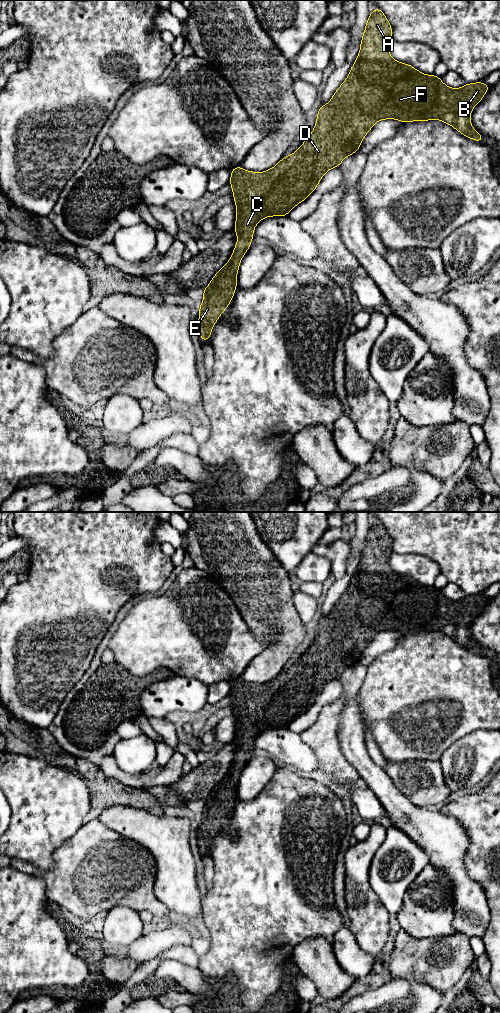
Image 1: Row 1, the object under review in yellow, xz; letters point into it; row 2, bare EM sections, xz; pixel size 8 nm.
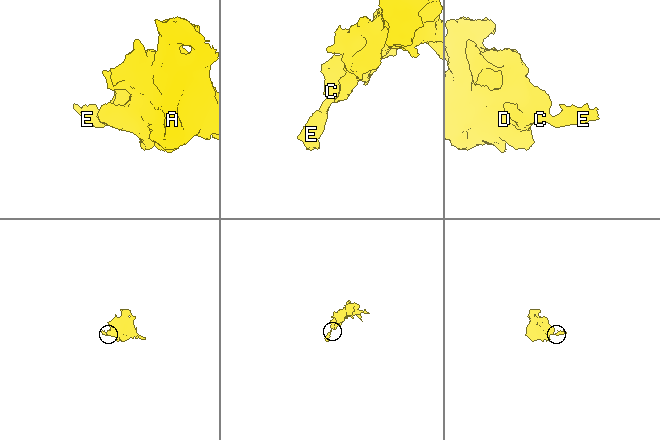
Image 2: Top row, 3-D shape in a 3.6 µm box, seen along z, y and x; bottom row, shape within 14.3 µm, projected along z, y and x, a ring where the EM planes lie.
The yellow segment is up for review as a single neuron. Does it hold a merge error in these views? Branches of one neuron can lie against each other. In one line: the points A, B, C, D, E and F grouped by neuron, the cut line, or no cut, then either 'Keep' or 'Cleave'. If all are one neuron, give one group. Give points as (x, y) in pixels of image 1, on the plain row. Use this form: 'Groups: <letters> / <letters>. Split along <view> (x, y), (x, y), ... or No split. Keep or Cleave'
Groups: A B C D E F. No split. Keep

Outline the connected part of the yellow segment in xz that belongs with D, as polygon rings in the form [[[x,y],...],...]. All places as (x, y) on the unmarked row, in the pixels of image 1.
[[[376,519],[368,528],[360,554],[360,562],[349,586],[338,599],[326,617],[321,617],[317,624],[312,645],[302,657],[289,668],[284,668],[274,679],[264,684],[246,683],[241,677],[230,682],[229,696],[232,700],[236,717],[236,733],[233,743],[237,746],[237,755],[228,774],[213,788],[208,798],[203,801],[203,813],[199,817],[198,843],[201,853],[209,853],[213,838],[231,815],[237,801],[237,786],[242,770],[252,757],[256,737],[267,729],[286,729],[298,716],[305,713],[315,703],[320,692],[332,680],[339,679],[342,673],[359,663],[361,654],[377,633],[394,631],[401,635],[440,632],[451,637],[456,643],[475,654],[483,654],[484,648],[472,638],[470,628],[491,600],[483,593],[466,595],[461,600],[450,600],[435,586],[426,587],[412,577],[395,572],[389,565],[393,553],[392,538],[383,523]]]

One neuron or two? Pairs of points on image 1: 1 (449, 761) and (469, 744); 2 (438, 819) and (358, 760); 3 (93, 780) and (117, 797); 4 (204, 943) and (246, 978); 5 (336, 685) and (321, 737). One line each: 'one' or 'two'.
1: one
2: one
3: one
4: two
5: two

